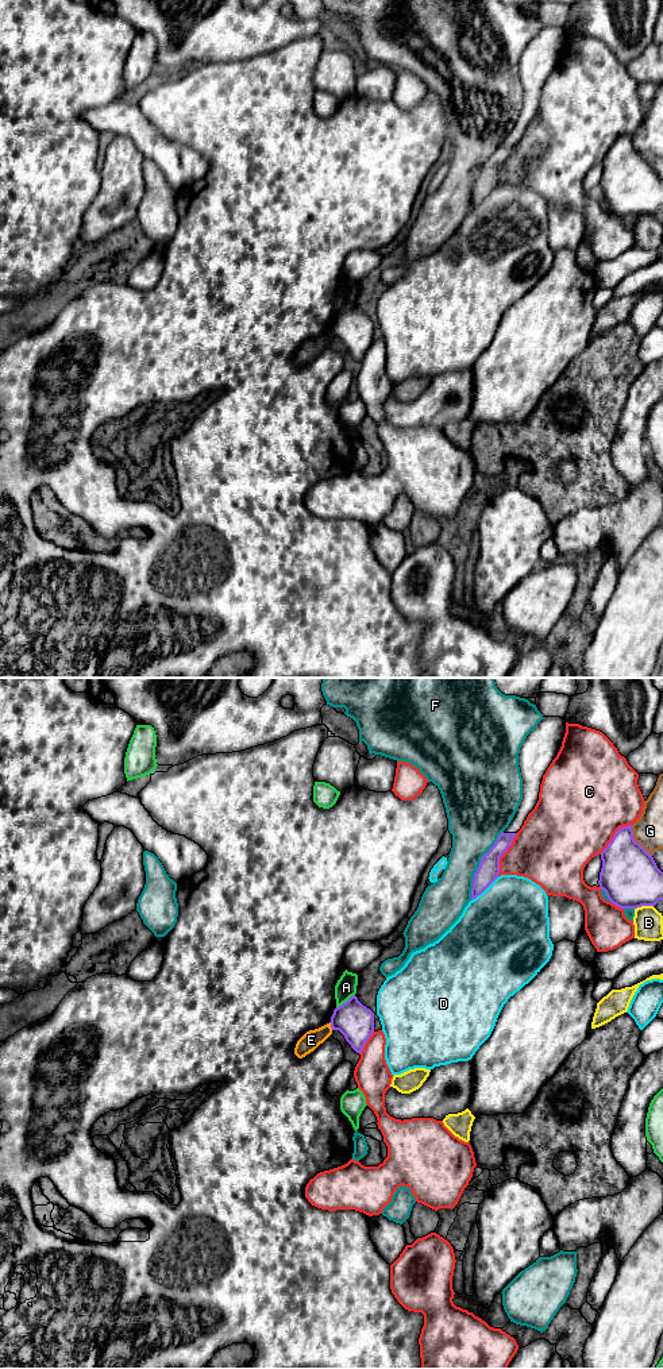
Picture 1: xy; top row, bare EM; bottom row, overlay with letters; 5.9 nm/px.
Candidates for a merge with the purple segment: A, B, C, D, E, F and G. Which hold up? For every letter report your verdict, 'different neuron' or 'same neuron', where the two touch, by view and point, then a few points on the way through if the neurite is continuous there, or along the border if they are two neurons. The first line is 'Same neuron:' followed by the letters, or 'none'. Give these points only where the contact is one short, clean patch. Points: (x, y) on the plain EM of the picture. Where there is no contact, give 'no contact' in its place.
Same neuron: none
A: different neuron; contact xy (346, 311)
B: different neuron; contact xy (643, 213)
C: different neuron; contact xy (502, 162)
D: different neuron; contact xy (485, 197)
E: different neuron; contact xy (331, 335); border xy (330, 331), (332, 338)
F: different neuron; contact xy (480, 174)
G: different neuron; contact xy (635, 150)

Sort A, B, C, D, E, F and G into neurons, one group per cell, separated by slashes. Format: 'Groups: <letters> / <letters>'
Groups: A / B / C E / D / F / G

